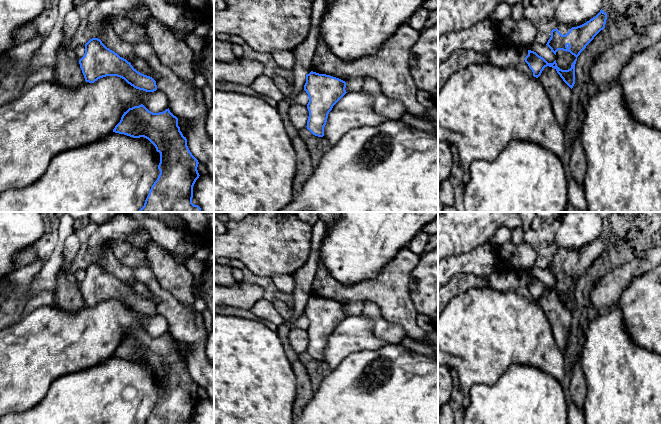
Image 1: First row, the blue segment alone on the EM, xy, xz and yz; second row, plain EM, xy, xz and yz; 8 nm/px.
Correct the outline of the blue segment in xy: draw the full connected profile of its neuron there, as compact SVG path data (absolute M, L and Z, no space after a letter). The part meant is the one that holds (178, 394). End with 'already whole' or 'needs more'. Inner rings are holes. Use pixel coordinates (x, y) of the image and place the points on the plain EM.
M143 328L129 332L124 336L113 356L133 362L144 361L160 377L158 389L160 398L146 424L192 424L193 410L200 400L197 394L199 386L190 376L187 363L178 350L178 342L170 336L169 332L159 337L149 335Z | already whole

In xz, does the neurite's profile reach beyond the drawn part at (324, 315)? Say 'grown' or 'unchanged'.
unchanged

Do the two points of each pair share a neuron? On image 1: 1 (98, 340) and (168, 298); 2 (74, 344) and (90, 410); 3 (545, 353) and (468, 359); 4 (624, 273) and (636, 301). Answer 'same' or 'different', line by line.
1: different
2: different
3: same
4: different

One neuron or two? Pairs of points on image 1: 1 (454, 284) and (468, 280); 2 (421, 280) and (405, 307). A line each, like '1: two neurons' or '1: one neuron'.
1: one neuron
2: two neurons

